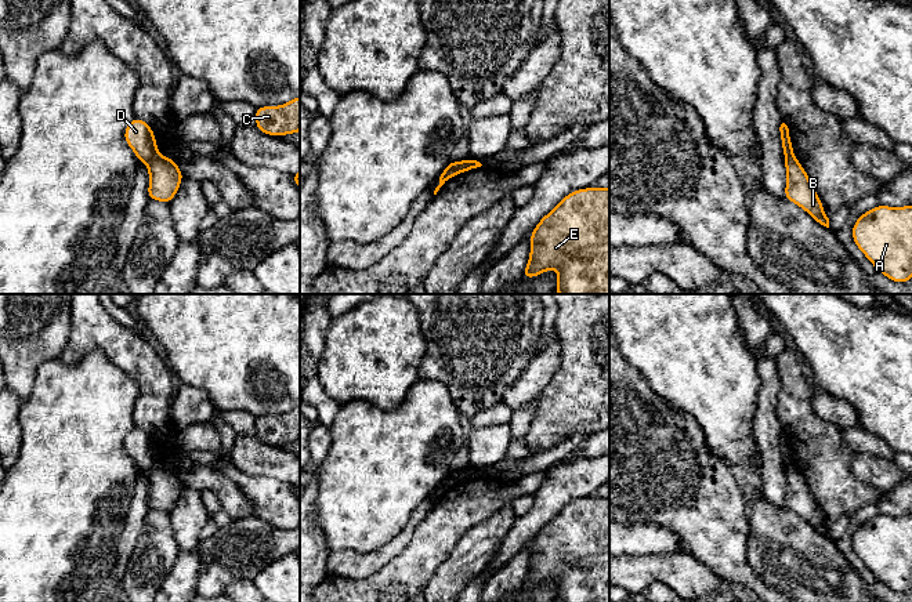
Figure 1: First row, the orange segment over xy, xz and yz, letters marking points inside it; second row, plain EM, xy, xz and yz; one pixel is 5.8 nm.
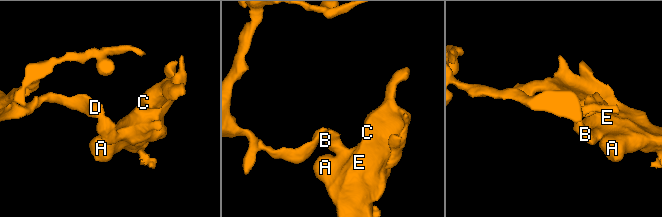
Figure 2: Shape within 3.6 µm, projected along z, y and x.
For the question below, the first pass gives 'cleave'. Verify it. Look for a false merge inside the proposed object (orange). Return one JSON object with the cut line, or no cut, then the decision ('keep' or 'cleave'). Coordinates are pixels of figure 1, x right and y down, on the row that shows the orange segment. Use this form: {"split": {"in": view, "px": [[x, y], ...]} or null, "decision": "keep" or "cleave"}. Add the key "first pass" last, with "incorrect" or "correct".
{"split": {"in": "xy", "px": [[159, 155], [147, 163]]}, "decision": "cleave", "first pass": "correct"}

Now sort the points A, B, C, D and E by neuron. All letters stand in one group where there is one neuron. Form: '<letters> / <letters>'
A B C E / D

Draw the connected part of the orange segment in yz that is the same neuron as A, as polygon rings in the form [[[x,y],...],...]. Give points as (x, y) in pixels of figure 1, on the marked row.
[[[876,206],[858,217],[851,236],[886,278],[895,283],[912,279],[912,206]]]

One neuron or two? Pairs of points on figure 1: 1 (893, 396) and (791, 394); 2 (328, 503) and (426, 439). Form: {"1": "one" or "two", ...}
{"1": "two", "2": "one"}

